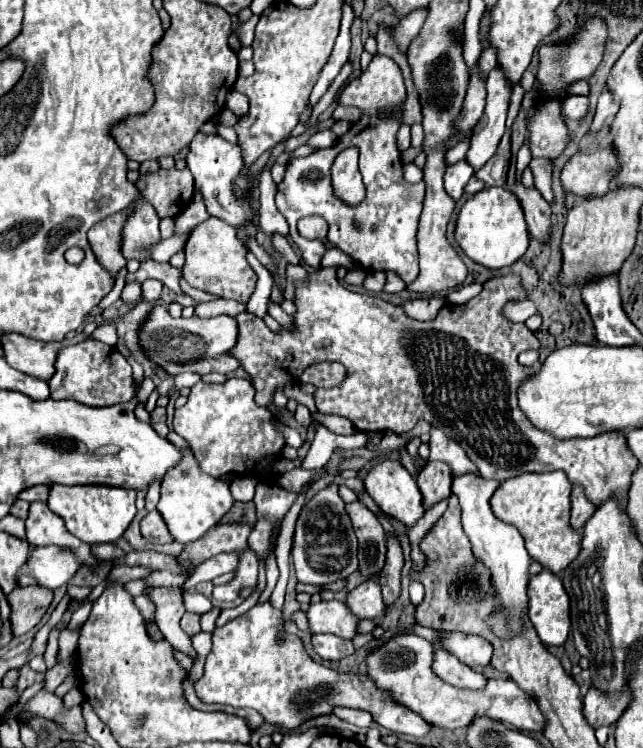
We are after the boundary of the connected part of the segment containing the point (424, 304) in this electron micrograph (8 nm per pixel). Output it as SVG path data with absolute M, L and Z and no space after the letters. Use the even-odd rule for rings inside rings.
M430 296L430 298L418 298L404 304L406 314L410 314L416 320L432 320L436 318L438 310L444 306L444 298Z

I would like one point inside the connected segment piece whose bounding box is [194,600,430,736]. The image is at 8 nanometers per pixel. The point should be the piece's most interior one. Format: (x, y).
(253, 663)

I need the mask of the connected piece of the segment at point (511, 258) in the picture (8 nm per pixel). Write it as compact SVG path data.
M484 188L482 192L470 196L456 222L456 240L474 262L490 270L514 264L526 252L530 242L524 212L516 194L504 188Z

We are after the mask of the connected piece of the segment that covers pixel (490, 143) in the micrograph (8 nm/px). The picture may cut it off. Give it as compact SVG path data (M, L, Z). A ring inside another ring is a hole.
M492 70L486 82L486 108L482 118L472 130L470 138L470 148L466 152L466 162L474 168L480 170L496 152L498 142L506 130L506 110L508 110L508 100L512 94L512 86L500 78L500 70Z

